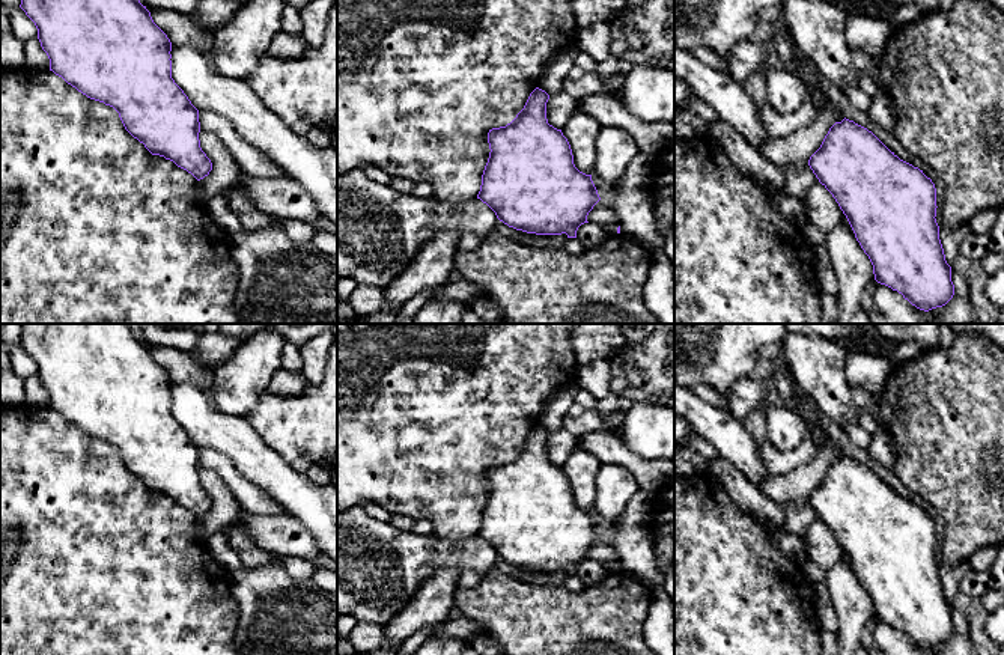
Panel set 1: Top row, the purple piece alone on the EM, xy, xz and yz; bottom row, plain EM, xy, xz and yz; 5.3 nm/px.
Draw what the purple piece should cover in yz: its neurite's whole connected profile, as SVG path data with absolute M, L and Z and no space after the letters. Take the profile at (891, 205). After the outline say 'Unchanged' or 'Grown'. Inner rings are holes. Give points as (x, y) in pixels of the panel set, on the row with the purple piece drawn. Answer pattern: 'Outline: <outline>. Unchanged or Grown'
Outline: M843 119L835 122L808 166L846 215L856 241L873 265L875 280L929 312L954 295L936 223L936 188L923 170L900 160L872 131Z. Unchanged

